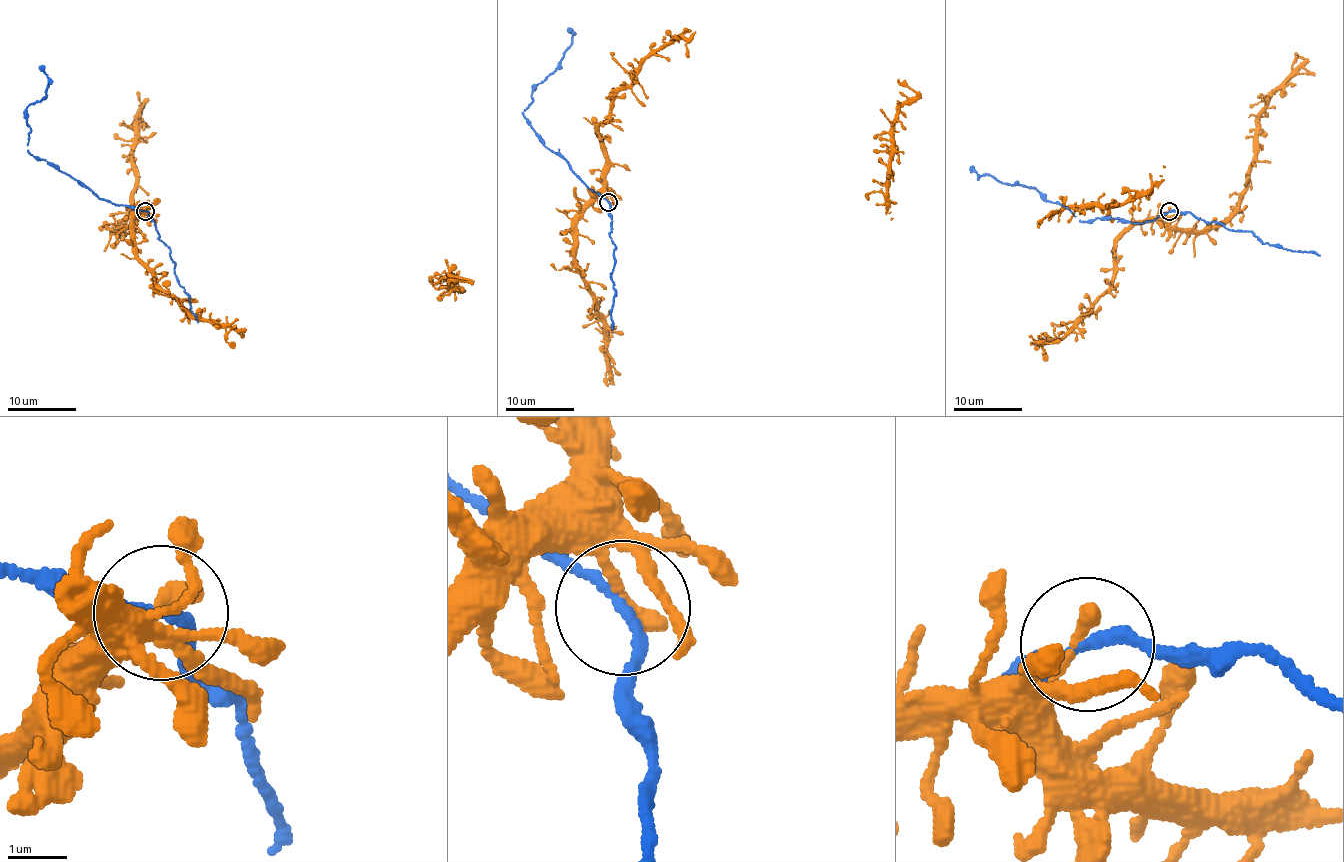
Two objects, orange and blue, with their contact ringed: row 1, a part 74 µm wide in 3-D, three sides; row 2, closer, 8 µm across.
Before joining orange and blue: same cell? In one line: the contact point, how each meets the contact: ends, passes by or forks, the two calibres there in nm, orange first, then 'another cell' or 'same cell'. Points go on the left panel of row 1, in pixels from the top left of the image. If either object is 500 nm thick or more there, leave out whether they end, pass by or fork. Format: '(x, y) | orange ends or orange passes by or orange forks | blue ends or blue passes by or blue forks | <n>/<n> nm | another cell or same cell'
(145, 211) | orange ends | blue passes by | 280/180 nm | same cell

